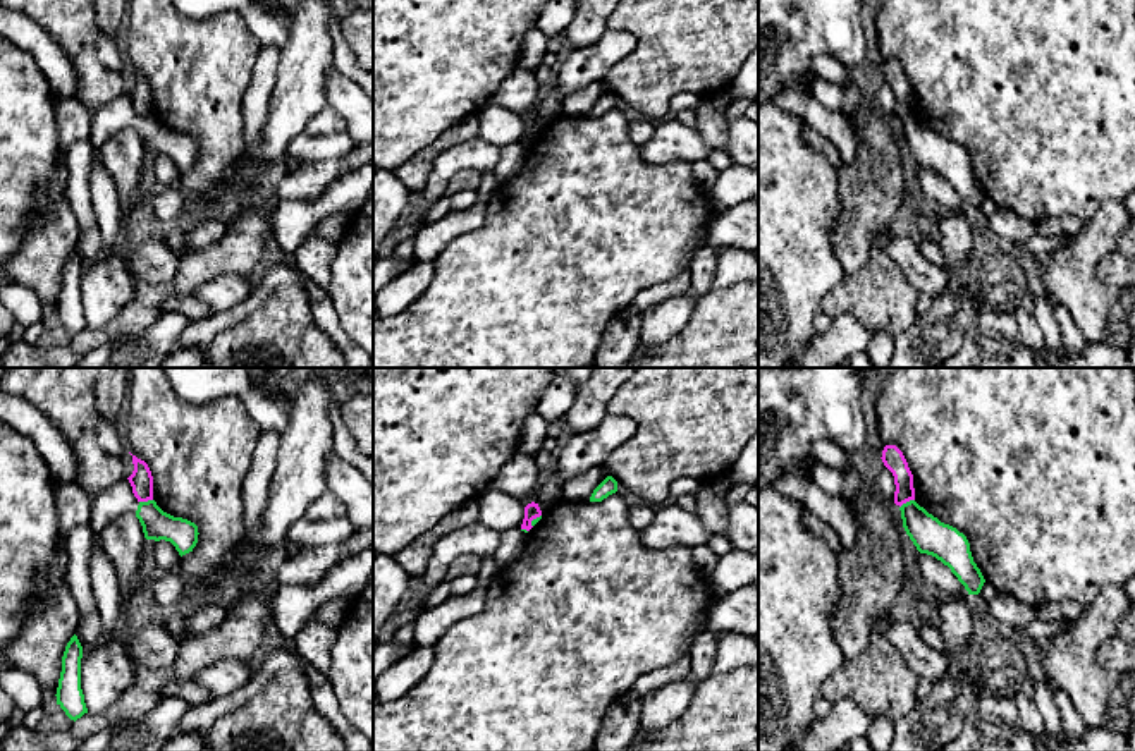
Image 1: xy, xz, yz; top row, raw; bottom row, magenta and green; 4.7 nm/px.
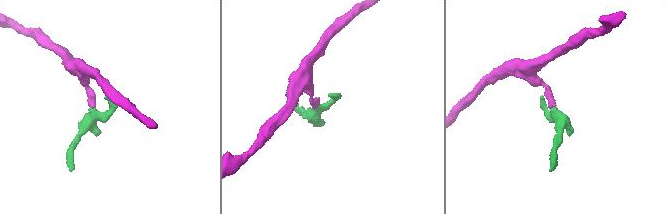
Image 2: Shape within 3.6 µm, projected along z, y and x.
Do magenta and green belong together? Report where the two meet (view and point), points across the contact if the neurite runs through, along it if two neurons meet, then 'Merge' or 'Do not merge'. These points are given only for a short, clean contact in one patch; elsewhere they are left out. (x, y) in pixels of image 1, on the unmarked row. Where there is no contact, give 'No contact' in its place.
Touches magenta at yz (907, 116). Boundary: yz (914, 114), (900, 122). Do not merge

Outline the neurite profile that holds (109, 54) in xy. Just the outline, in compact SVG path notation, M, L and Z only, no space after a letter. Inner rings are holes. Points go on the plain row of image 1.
M98 29L96 53L98 53L100 62L107 69L114 72L120 72L120 74L127 69L126 57L120 53L117 43L110 40L107 34L103 34L100 29Z

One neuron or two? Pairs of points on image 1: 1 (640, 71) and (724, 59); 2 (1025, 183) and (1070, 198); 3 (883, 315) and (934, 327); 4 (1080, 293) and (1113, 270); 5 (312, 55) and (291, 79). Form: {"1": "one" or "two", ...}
{"1": "one", "2": "one", "3": "two", "4": "two", "5": "one"}

